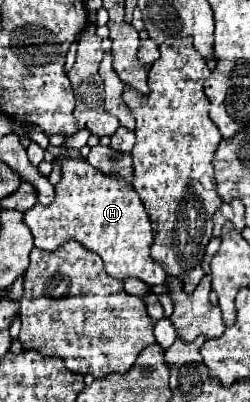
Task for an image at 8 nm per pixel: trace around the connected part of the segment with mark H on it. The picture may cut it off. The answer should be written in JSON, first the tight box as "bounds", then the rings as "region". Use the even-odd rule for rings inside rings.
{"bounds":[24,159,166,285],"region":[[[86,159],[64,161],[62,181],[56,185],[54,203],[48,207],[34,205],[24,213],[24,221],[32,229],[34,243],[40,249],[52,251],[64,241],[76,239],[84,247],[96,251],[102,257],[106,271],[120,281],[124,277],[136,277],[146,285],[162,285],[166,279],[160,263],[150,257],[154,243],[152,225],[138,193],[124,181],[102,175],[88,165]]]}

